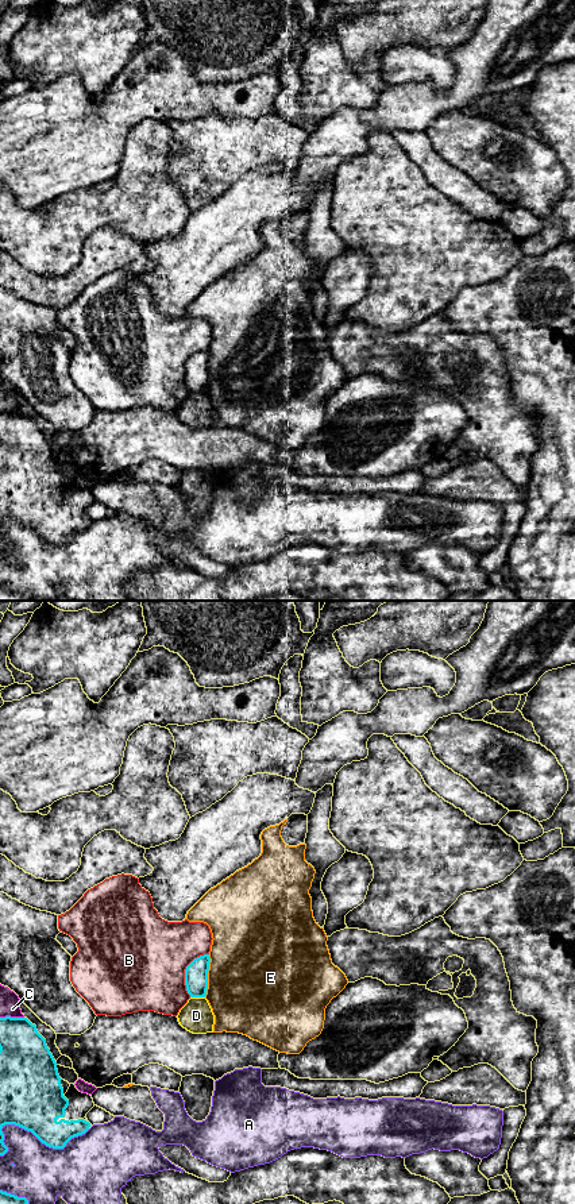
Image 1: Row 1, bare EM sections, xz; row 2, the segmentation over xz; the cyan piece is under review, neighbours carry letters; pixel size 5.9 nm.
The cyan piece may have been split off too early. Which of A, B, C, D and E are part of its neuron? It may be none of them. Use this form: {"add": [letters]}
{"add": []}

